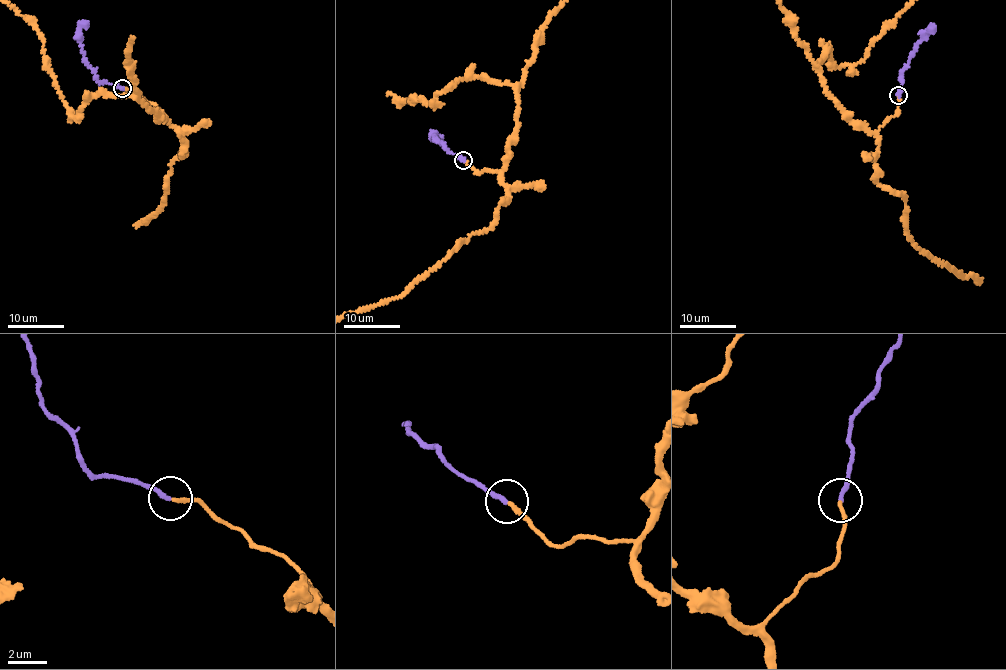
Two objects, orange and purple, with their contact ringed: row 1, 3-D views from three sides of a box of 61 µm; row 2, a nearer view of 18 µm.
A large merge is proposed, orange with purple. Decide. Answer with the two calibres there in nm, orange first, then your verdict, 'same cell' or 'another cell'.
200 nm thick on the orange side, 220 nm on the other; same cell

